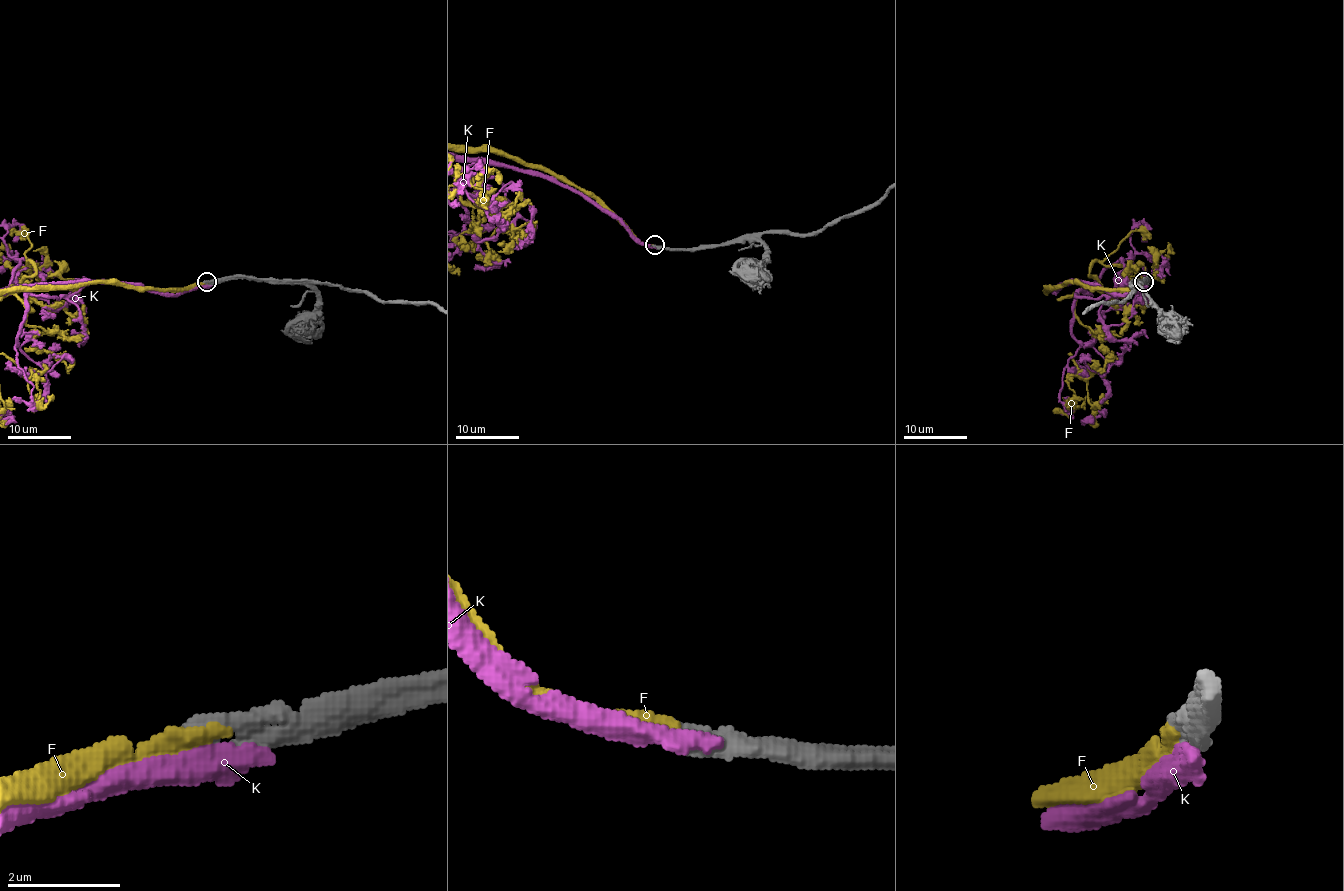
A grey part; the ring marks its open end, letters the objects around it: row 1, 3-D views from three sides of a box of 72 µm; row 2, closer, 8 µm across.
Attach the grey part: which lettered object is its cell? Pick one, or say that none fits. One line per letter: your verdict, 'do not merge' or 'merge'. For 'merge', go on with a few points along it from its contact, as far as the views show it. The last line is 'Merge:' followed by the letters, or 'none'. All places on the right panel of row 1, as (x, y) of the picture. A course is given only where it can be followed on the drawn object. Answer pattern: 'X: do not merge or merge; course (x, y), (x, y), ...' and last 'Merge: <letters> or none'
F: merge
K: do not merge
Merge: F

